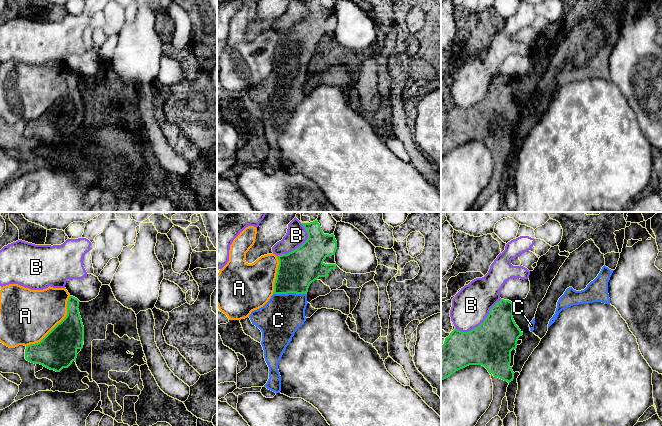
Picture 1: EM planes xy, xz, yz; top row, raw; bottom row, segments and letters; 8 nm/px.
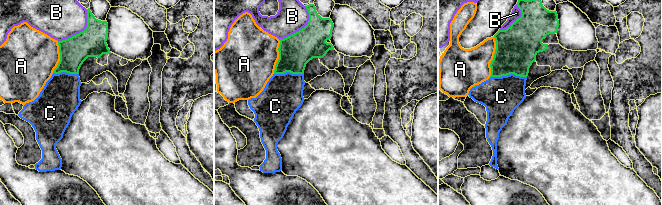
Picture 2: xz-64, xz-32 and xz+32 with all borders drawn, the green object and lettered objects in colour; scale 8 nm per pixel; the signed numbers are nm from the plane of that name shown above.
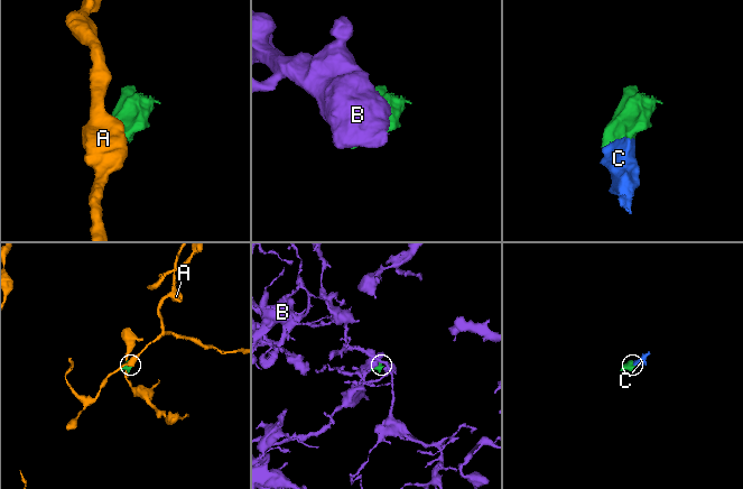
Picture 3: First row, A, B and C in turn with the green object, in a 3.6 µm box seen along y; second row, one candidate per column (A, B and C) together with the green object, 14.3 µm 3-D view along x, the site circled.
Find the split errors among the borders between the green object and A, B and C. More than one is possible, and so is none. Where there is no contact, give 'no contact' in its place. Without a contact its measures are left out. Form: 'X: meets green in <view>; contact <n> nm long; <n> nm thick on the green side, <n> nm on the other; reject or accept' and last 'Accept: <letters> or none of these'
A: meets green in xy; contact 550 nm long; 300 nm thick on the green side, 420 nm on the other; reject
B: meets green in yz; contact 440 nm long; 360 nm thick on the green side, 300 nm on the other; reject
C: meets green in xz; contact 280 nm long; 300 nm thick on the green side, 320 nm on the other; accept
Accept: C

